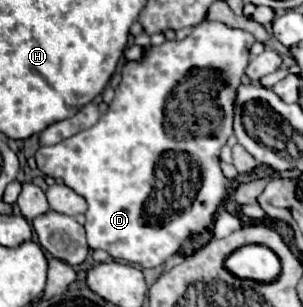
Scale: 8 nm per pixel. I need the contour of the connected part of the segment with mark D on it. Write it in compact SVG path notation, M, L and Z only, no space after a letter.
M205 22L205 24L195 26L195 30L181 42L171 40L171 42L163 42L161 46L151 46L151 48L147 48L147 58L143 62L125 62L125 66L121 70L123 80L115 88L115 98L95 126L81 130L79 134L75 134L73 138L67 138L65 142L59 142L55 146L41 146L37 150L37 154L35 154L37 168L51 178L61 178L71 190L75 190L77 194L81 194L87 200L89 208L85 212L85 218L87 218L85 230L87 230L87 242L89 242L91 250L101 248L115 260L127 260L131 264L139 264L141 268L155 268L155 266L161 266L169 256L177 254L181 250L183 242L191 234L205 230L213 222L215 210L221 204L221 200L225 198L225 188L229 184L229 180L221 174L221 168L219 168L219 150L221 150L221 146L225 146L227 138L233 134L233 98L235 98L237 86L241 84L245 66L249 62L249 50L251 50L253 42L255 42L253 34L249 34L245 30L233 30L221 22Z

